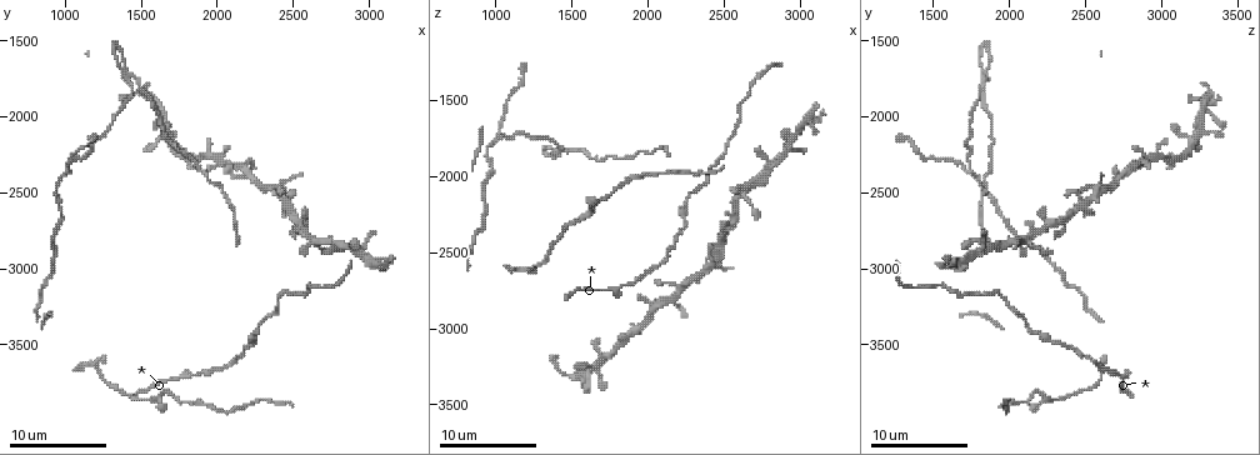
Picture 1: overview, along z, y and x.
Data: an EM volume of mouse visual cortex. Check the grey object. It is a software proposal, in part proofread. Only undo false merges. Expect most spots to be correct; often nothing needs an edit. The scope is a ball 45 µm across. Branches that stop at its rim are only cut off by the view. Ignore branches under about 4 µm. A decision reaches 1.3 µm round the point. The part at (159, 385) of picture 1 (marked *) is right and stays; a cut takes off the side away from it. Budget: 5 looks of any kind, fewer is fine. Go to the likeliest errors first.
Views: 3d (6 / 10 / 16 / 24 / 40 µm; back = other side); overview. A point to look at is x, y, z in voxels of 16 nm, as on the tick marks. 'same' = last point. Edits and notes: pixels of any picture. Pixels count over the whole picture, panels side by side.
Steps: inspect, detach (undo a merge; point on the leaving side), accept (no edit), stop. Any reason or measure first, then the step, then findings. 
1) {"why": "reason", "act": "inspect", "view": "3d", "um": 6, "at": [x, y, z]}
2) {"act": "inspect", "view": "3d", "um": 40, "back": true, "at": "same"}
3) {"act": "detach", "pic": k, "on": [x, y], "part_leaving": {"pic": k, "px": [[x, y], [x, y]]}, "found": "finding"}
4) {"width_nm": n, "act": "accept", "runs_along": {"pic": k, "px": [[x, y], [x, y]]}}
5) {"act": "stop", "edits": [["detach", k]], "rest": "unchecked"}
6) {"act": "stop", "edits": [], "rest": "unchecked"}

{"act": "inspect", "view": "3d", "um": 10, "at": [2460, 3140, 1940]}

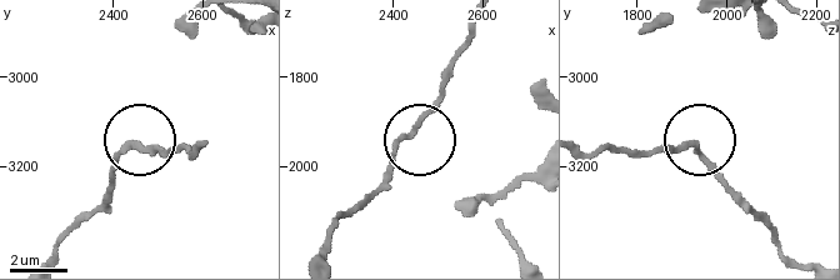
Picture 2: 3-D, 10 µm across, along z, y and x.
{"act": "accept", "found": "all the same cell"}

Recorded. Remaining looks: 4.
{"why": "three-way junction", "act": "inspect", "view": "3d", "um": 10, "at": [1020, 2360, 1720]}

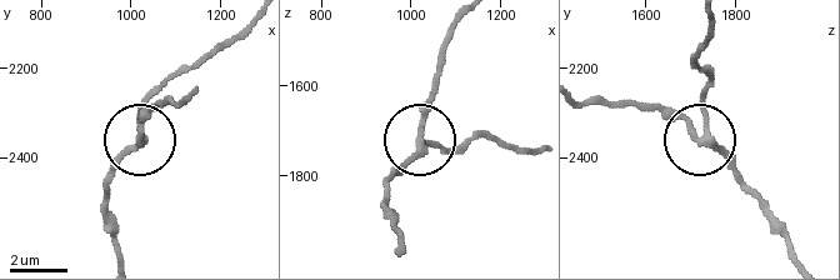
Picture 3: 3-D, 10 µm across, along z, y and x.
{"side_arm_um": 10, "act": "accept", "runs_along": {"pic": 3, "px": [[796, 253], [779, 216], [686, 124], [645, 104]]}, "found": "one cell here"}

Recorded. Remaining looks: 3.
{"why": "four-way junction", "act": "inspect", "view": "3d", "um": 10, "at": [2640, 2800, 2100]}

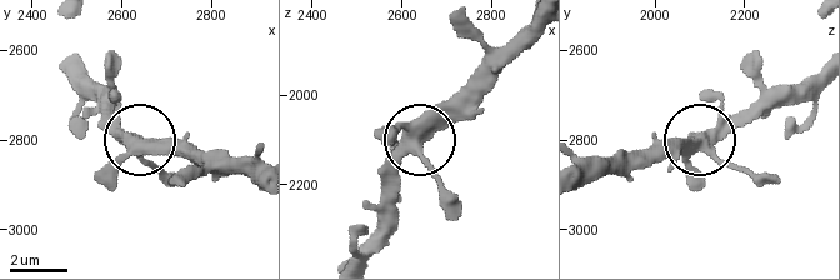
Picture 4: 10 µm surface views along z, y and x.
{"arms": 4, "act": "accept", "found": "one cell here"}

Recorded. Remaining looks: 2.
{"act": "stop", "edits": [], "rest": "unchecked"}

